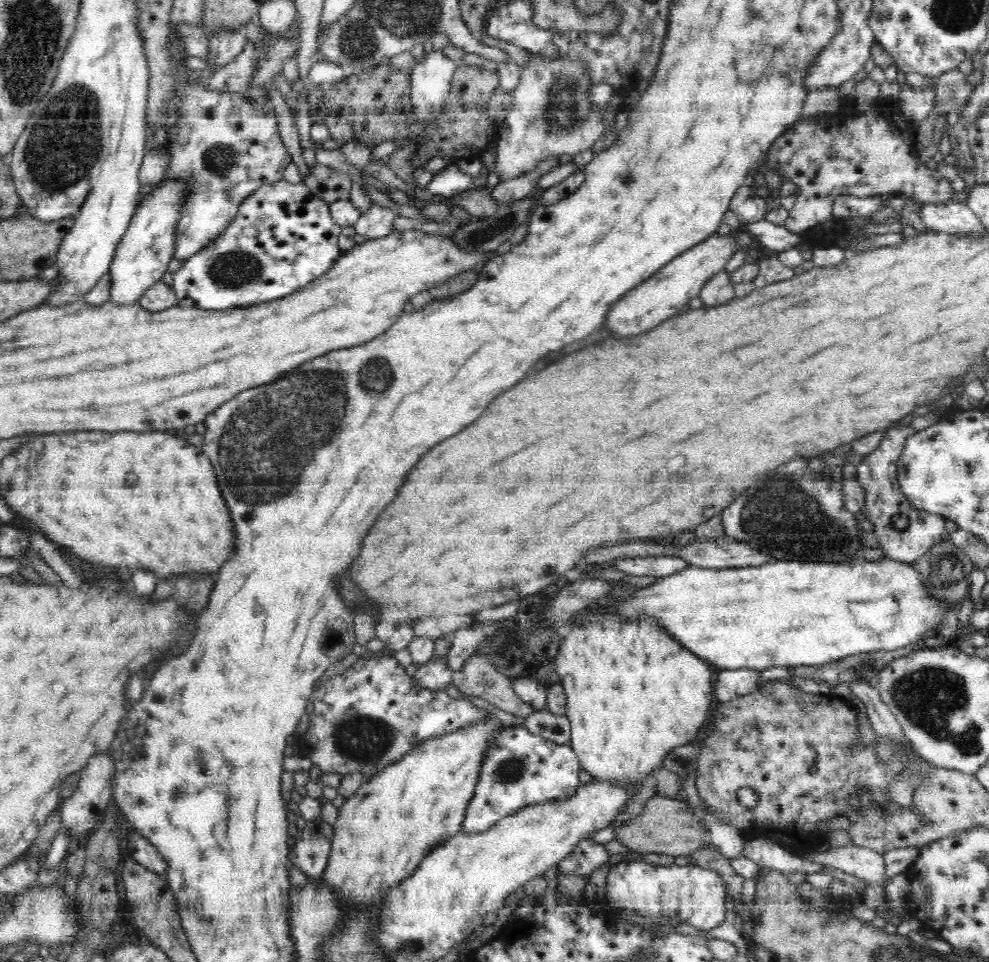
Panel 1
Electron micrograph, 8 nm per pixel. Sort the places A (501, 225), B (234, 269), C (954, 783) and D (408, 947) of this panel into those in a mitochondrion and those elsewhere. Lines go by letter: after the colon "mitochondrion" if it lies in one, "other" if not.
A: mitochondrion
B: mitochondrion
C: other
D: mitochondrion

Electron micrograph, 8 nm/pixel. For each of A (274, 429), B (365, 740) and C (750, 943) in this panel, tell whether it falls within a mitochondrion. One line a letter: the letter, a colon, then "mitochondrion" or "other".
A: mitochondrion
B: mitochondrion
C: other

